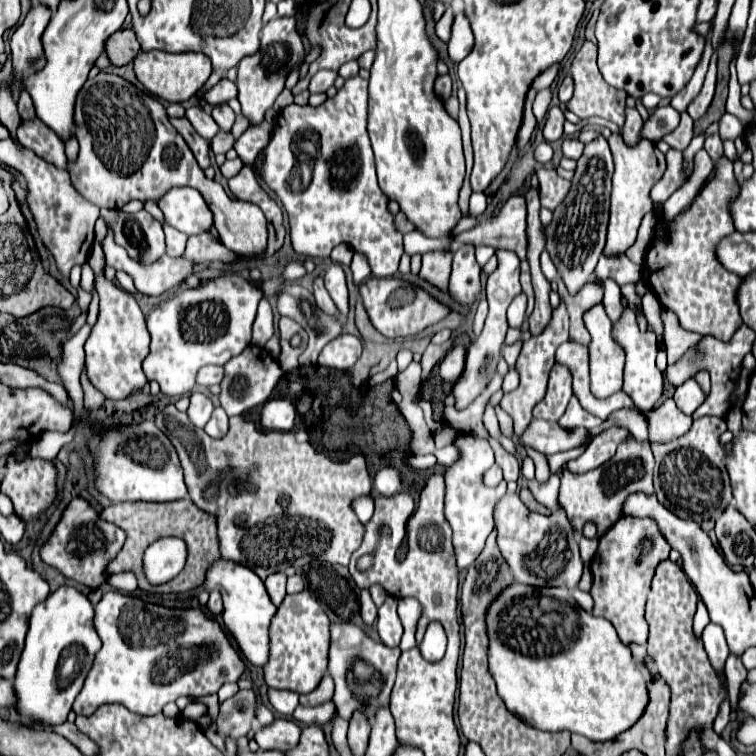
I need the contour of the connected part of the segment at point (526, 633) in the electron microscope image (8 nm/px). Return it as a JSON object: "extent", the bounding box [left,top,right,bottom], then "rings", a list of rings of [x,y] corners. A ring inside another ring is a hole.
{"extent":[487,583,649,741],"rings":[[[513,583],[487,611],[489,671],[507,709],[541,731],[571,731],[591,741],[611,741],[641,719],[649,705],[647,681],[631,649],[621,643],[615,627],[581,609],[565,587],[529,587]]]}

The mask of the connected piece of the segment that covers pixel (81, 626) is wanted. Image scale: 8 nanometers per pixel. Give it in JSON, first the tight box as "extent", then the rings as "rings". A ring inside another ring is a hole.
{"extent":[15,585,101,725],"rings":[[[61,585],[33,609],[15,677],[17,711],[27,717],[29,725],[33,721],[51,725],[67,721],[67,713],[101,649],[101,639],[93,627],[93,611],[95,605],[71,585]]]}

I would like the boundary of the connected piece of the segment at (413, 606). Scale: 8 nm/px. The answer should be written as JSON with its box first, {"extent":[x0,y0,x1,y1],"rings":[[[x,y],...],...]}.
{"extent":[399,597,421,651],"rings":[[[405,597],[399,599],[399,619],[403,621],[405,633],[403,633],[403,641],[401,641],[401,651],[407,651],[411,647],[415,647],[415,631],[417,631],[417,623],[421,619],[421,605],[417,603],[417,599],[413,597]]]}

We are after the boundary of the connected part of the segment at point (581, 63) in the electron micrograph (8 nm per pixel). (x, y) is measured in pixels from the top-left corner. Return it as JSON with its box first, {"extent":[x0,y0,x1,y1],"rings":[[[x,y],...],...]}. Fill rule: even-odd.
{"extent":[567,40,627,127],"rings":[[[585,40],[579,53],[577,53],[577,57],[573,59],[571,75],[575,79],[575,93],[573,93],[571,101],[567,103],[567,109],[575,114],[586,114],[586,119],[596,116],[609,119],[609,121],[613,121],[615,125],[621,127],[625,123],[625,99],[627,99],[627,95],[623,91],[617,91],[617,89],[609,87],[603,81],[597,66],[597,54],[598,48],[595,47],[595,44]]]}

